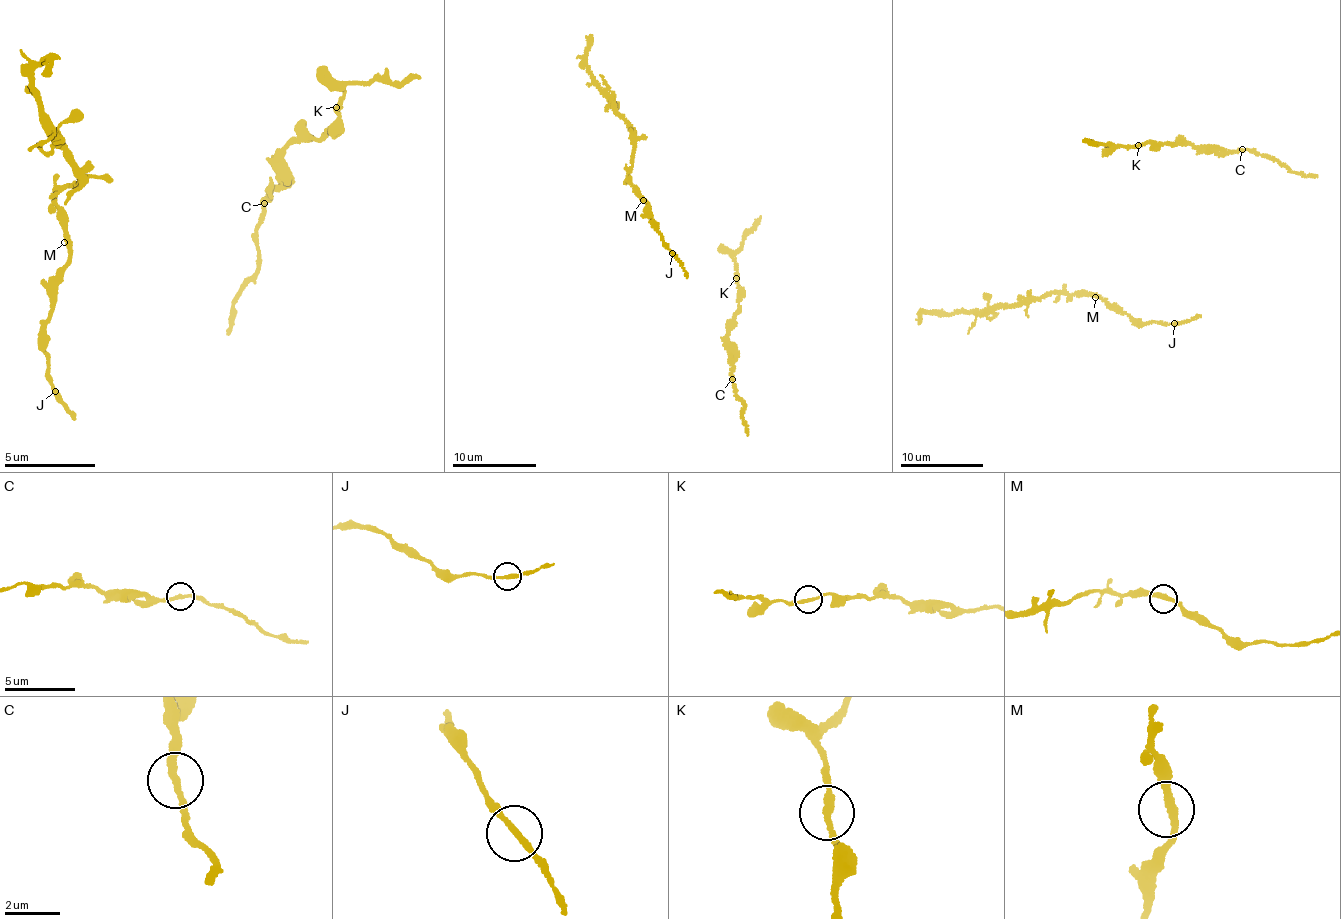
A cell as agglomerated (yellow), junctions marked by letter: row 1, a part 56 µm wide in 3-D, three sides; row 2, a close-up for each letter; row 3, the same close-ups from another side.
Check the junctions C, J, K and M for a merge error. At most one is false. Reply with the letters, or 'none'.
none

